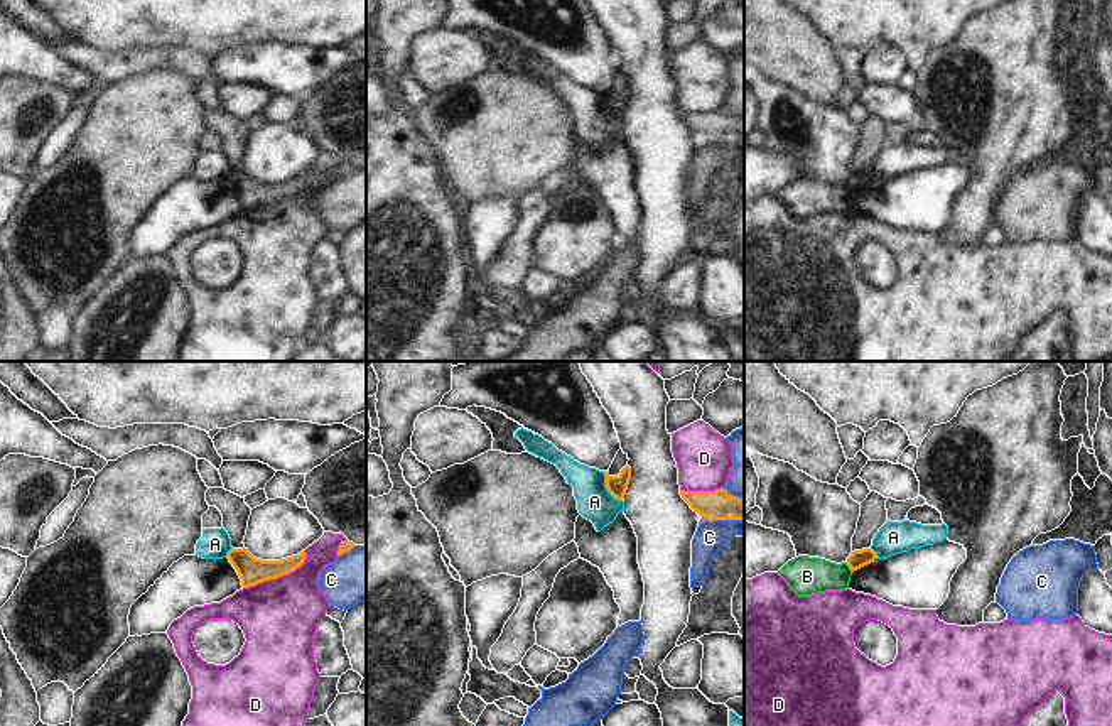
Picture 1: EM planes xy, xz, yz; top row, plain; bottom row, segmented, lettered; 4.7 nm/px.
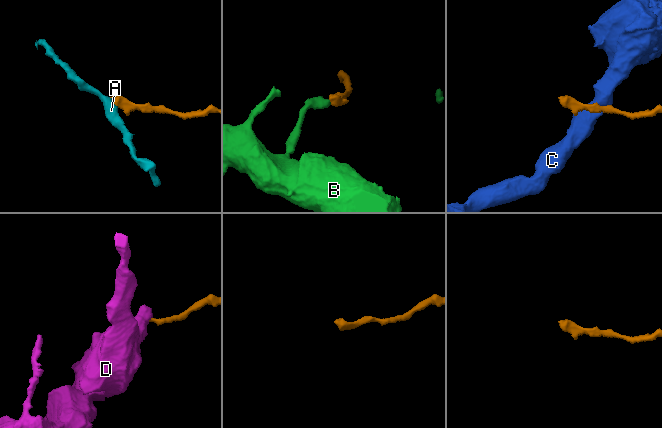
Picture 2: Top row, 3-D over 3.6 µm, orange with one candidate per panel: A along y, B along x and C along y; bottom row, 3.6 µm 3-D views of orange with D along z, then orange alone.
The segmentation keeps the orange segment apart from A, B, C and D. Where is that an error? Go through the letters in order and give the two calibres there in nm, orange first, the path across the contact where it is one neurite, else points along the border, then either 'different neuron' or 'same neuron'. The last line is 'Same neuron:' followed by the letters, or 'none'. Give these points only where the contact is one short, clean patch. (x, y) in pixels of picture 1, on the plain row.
A: 100/170 nm | along xz (603, 93), (606, 110), (621, 122) | different neuron
B: 90/180 nm | along yz (846, 184), (852, 193) | different neuron
C: 140/140 nm | different neuron
D: 130/360 nm | different neuron
Same neuron: none

